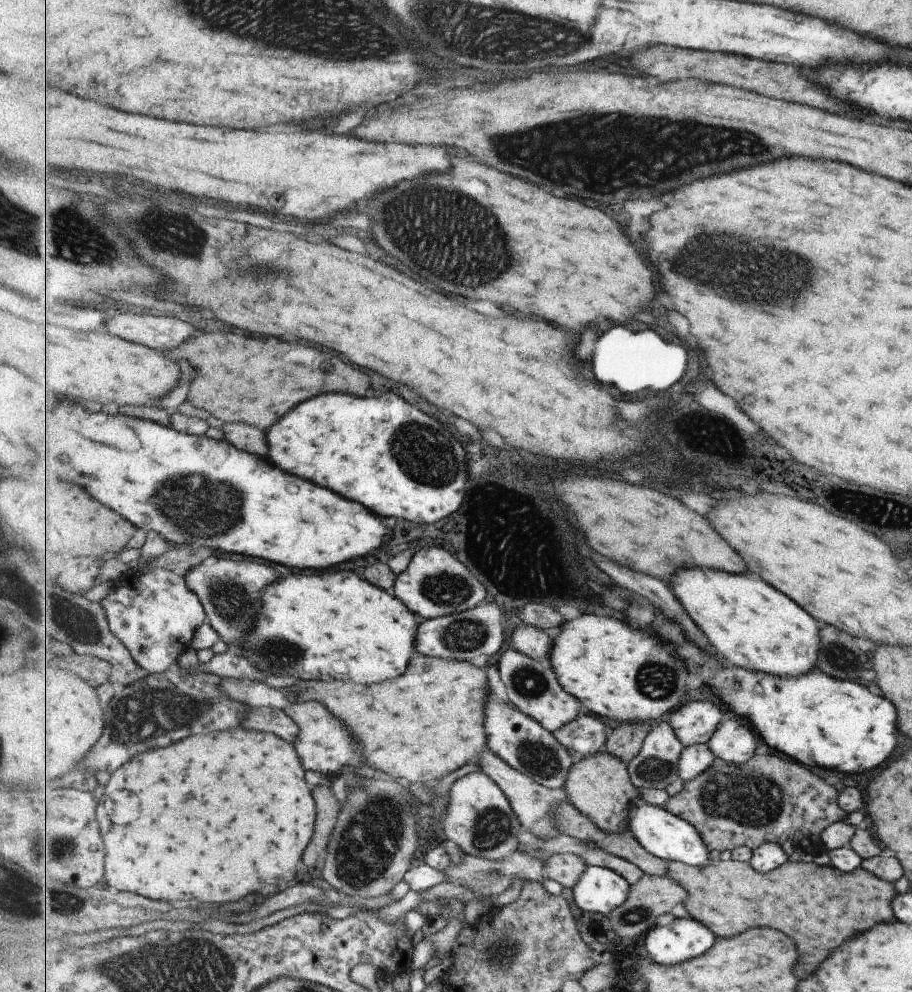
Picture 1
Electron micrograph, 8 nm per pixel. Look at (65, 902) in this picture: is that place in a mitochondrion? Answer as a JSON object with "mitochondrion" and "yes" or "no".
{"mitochondrion":"yes"}

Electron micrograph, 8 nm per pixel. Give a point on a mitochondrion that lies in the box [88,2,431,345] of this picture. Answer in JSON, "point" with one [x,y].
{"point":[175,231]}

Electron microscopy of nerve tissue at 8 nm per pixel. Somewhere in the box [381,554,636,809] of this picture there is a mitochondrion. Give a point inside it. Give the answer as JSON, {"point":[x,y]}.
{"point":[450,590]}

